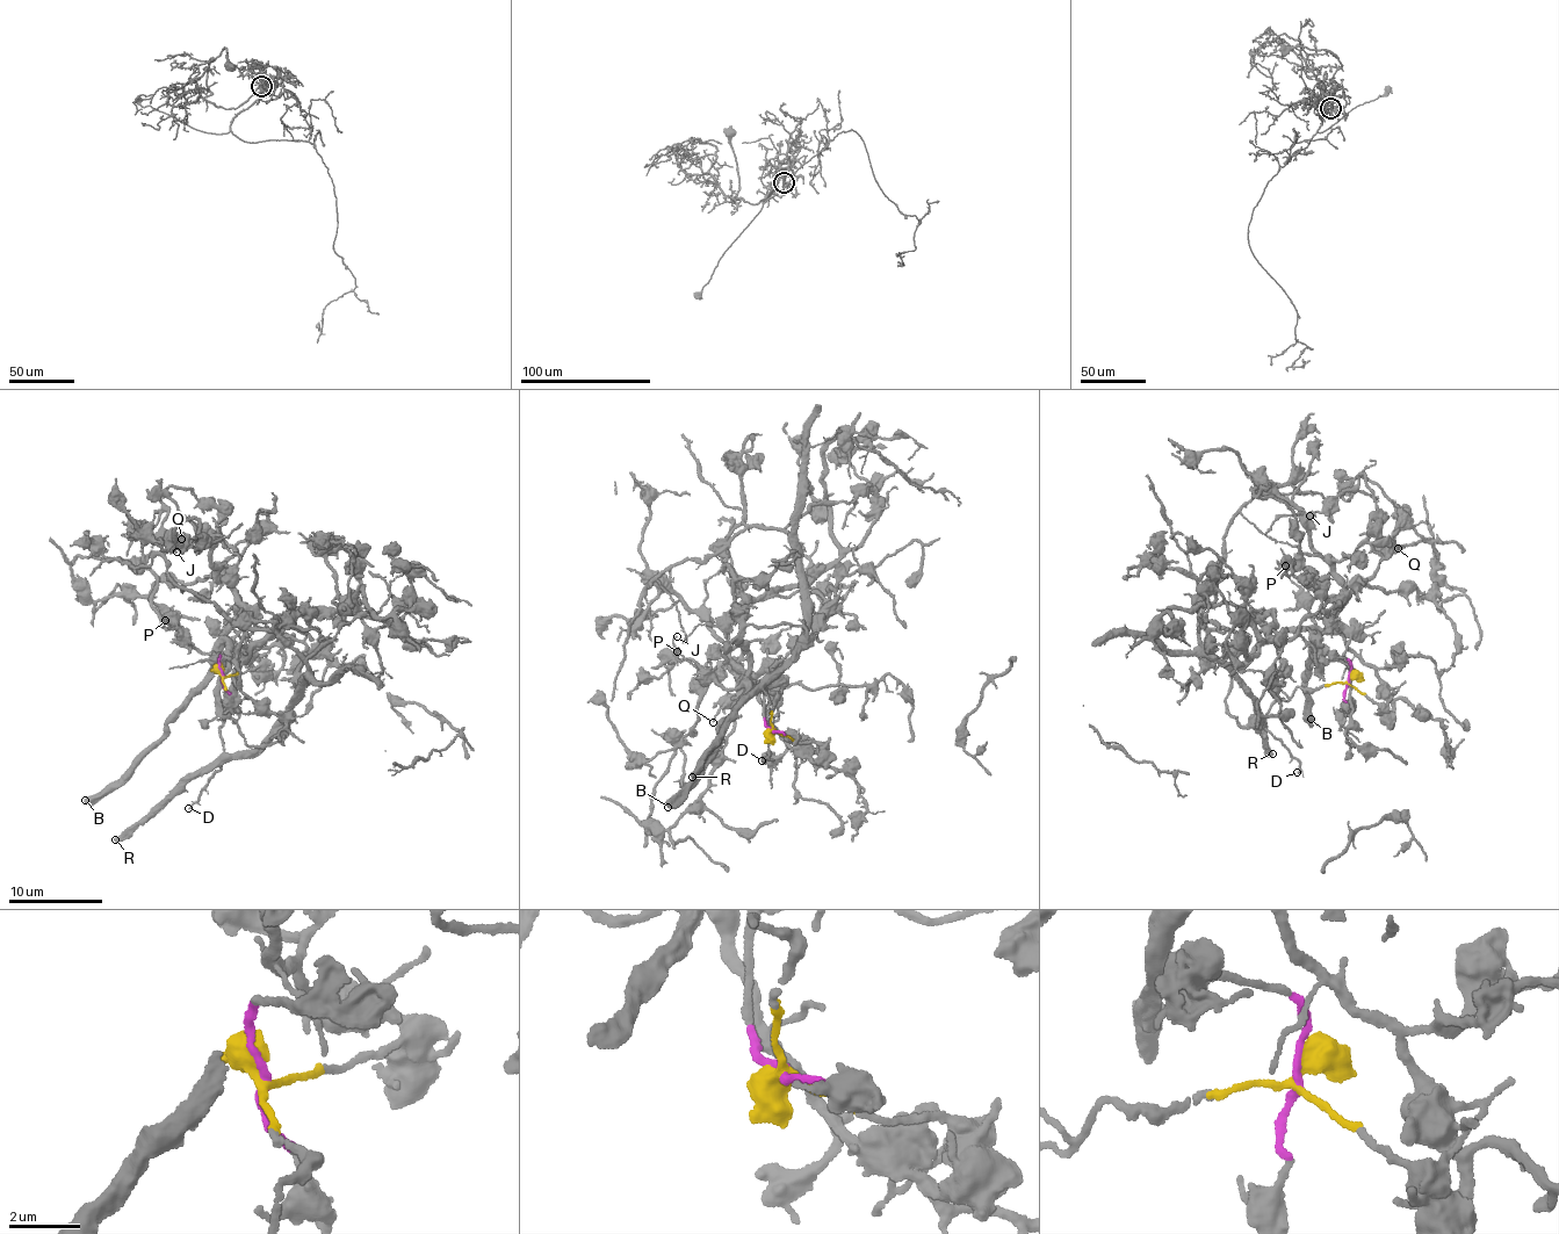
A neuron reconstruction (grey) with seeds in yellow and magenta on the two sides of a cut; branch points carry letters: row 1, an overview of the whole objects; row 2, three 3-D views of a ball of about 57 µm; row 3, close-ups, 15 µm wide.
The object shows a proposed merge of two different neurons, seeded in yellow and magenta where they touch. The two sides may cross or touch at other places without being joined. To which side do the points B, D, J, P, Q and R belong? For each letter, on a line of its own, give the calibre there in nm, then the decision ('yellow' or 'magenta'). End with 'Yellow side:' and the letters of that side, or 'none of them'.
B: 650 nm | magenta
D: 100 nm | yellow
J: 140 nm | magenta
P: 120 nm | magenta
Q: 130 nm | magenta
R: 440 nm | yellow
Yellow side: D, R

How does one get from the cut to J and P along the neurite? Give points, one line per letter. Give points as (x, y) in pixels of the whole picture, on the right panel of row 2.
J: (1349, 679), (1315, 647), (1345, 591), (1332, 563), (1376, 520), (1375, 492), (1363, 473), (1310, 517)
P: (1349, 679), (1350, 663), (1315, 647), (1318, 639), (1341, 626), (1314, 633), (1303, 592), (1284, 565)

